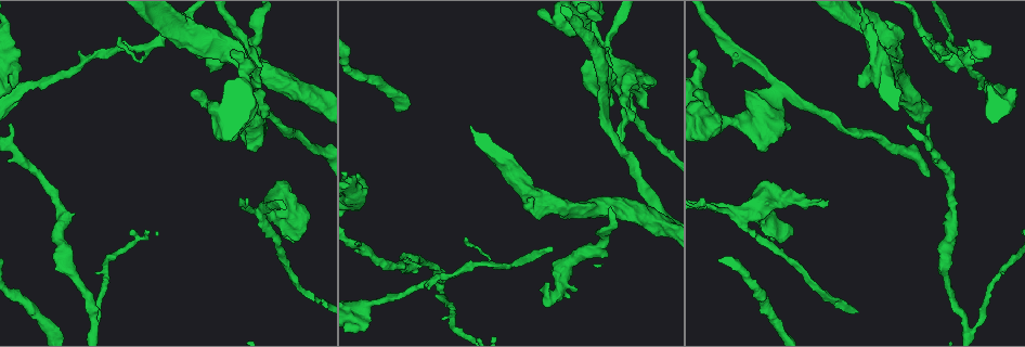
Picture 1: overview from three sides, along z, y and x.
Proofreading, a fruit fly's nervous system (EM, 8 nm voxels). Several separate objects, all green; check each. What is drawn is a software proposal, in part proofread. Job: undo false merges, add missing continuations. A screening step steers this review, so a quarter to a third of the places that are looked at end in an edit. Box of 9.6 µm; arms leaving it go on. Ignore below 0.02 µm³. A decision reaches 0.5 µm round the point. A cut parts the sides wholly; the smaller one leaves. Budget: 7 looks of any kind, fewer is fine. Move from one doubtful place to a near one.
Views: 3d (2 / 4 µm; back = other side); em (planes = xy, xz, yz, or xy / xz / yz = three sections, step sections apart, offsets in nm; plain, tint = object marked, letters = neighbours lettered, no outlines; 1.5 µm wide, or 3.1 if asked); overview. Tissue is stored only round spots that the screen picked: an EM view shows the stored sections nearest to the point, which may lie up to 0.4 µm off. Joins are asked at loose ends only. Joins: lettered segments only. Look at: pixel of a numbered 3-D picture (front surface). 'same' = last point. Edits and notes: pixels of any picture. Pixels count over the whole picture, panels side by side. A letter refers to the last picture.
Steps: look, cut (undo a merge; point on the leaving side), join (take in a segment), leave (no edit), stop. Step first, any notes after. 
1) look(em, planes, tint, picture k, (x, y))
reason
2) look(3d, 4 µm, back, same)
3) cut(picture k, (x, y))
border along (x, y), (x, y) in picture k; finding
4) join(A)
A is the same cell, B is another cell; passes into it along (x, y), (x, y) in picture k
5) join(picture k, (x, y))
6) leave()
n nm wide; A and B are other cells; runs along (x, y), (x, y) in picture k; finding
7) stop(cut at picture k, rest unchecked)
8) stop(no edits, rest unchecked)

look(3d, 2 µm, picture 1, (793, 229))
branch stops here

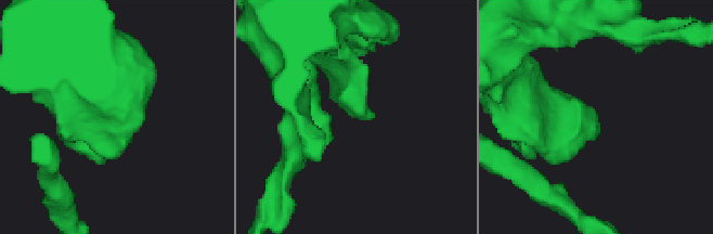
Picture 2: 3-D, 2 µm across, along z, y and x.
look(em, xz, step 8, letters, picture 2, (598, 127))
need the tissue

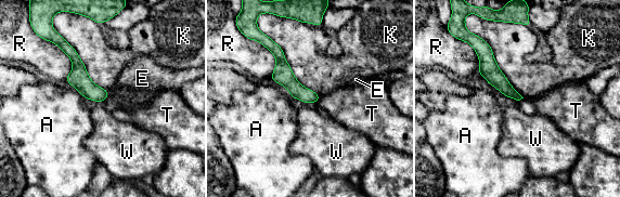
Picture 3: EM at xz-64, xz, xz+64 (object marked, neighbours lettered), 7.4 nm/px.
leave()
A, E, K, R, T and W are other cells; runs along (273, 48), (283, 75), (314, 100) in picture 3; no lettered segment goes on from it

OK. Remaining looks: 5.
look(em, planes, tint, picture 1, (729, 211))
a fork

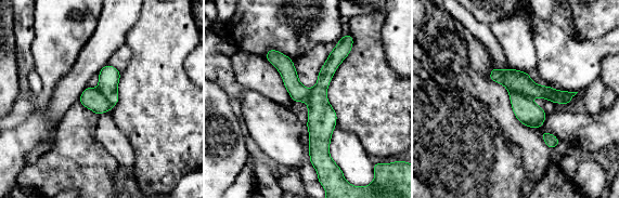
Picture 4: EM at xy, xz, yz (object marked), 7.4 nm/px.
look(em, planes, letters, same)
see the neighbours

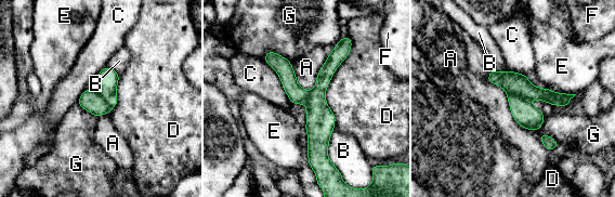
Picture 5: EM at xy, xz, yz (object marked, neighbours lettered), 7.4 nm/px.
cut(picture 5, (91, 101))
A, B, C, D, E, F and G are other cells; two neurons meet here

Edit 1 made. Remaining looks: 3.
stop(cut at picture 5, rest unchecked)

